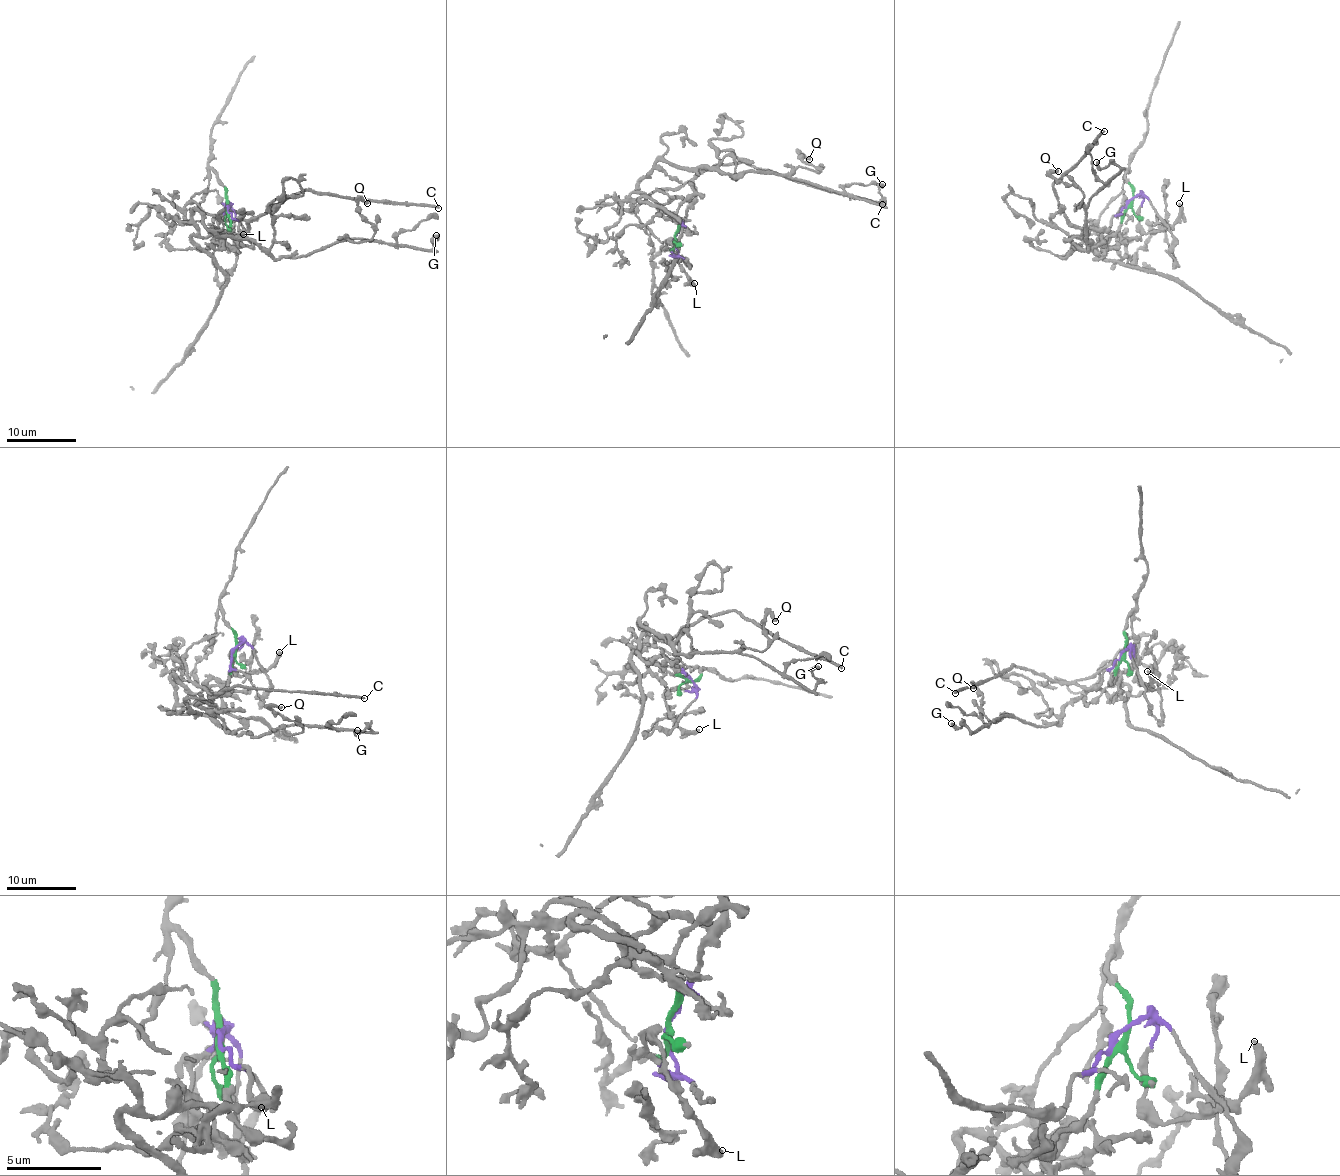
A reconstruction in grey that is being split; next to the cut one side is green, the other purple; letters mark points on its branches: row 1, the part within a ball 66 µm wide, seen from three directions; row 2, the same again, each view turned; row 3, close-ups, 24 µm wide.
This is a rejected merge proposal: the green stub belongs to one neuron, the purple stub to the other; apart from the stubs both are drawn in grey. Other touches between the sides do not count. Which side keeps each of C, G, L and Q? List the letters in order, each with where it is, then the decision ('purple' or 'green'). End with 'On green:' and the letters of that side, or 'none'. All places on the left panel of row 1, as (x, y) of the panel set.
C: place (438, 208); purple
G: place (436, 235); green
L: place (243, 234); purple
Q: place (367, 203); green
On green: G, Q

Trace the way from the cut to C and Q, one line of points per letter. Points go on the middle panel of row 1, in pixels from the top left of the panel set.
C: (675, 241), (678, 227), (692, 201), (694, 180), (717, 166), (739, 162), (883, 204)
Q: (675, 241), (678, 218), (638, 191), (659, 161), (742, 175), (817, 172), (799, 153), (809, 159)

